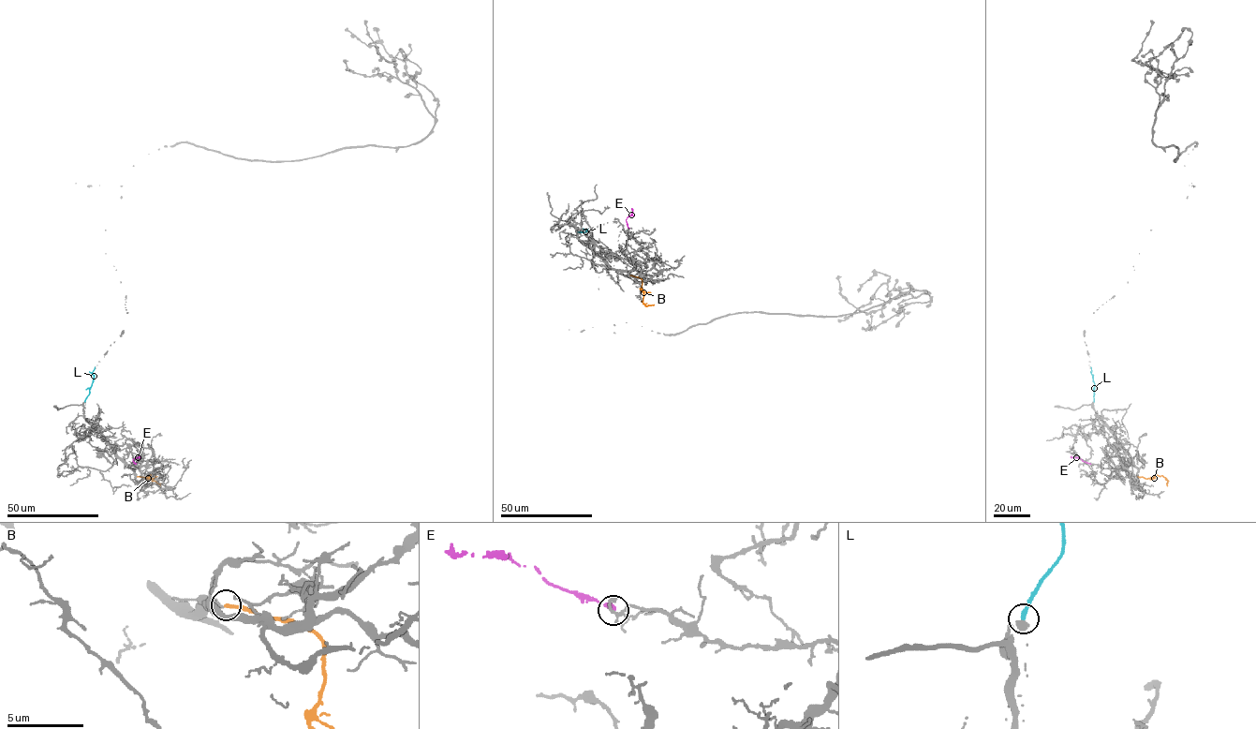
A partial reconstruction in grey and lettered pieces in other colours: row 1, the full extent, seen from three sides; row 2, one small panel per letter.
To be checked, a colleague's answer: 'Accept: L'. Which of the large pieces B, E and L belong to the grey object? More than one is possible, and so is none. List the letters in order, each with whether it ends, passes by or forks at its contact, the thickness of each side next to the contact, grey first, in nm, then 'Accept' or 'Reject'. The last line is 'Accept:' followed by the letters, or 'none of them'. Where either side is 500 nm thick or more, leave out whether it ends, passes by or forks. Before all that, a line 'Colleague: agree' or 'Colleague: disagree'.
Colleague: disagree
B: Thickness 600 nm (grey) against 240 nm. Accept
E: It ends there. Thickness 200 nm (grey) against 280 nm. Reject
L: It ends there. Thickness 420 nm (grey) against 240 nm. Reject
Accept: B

